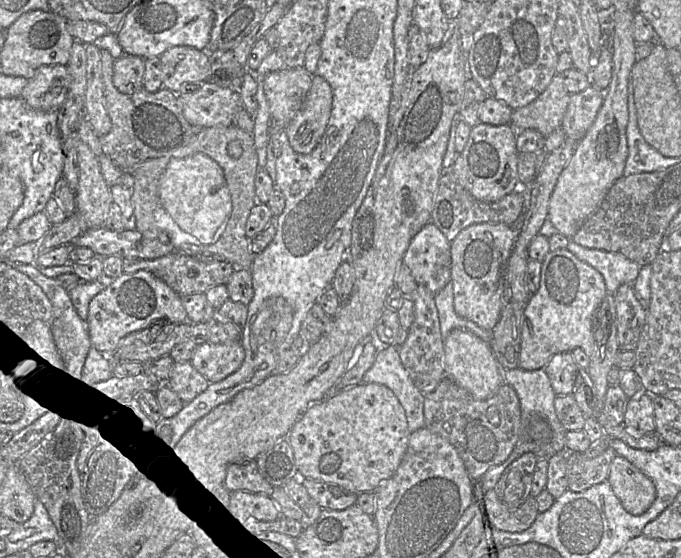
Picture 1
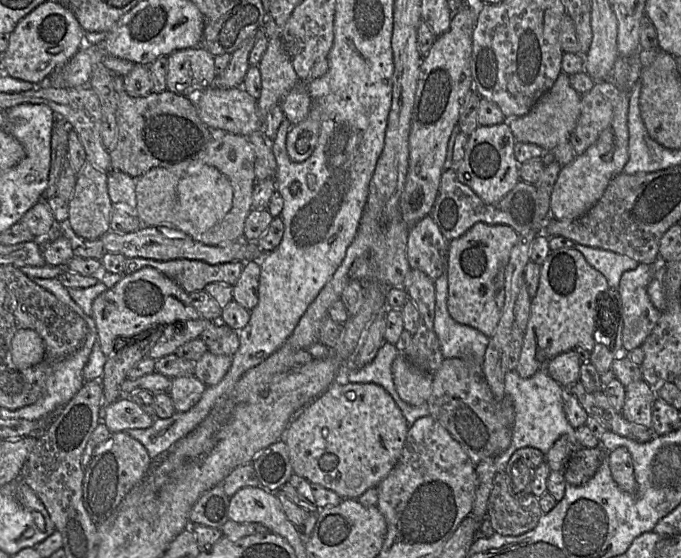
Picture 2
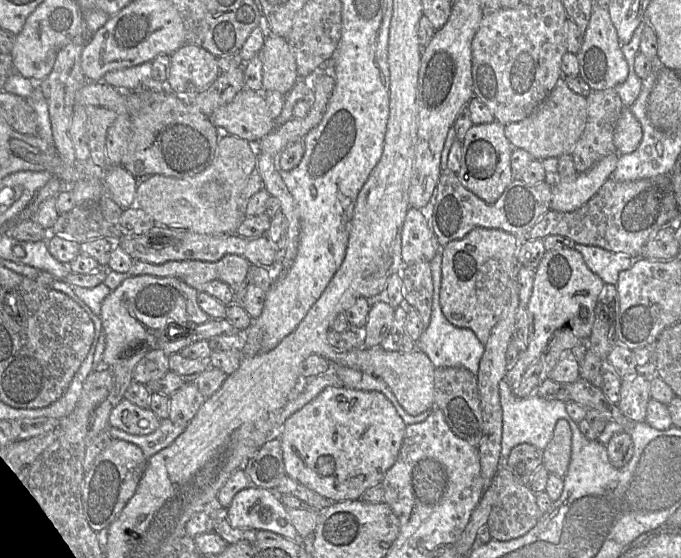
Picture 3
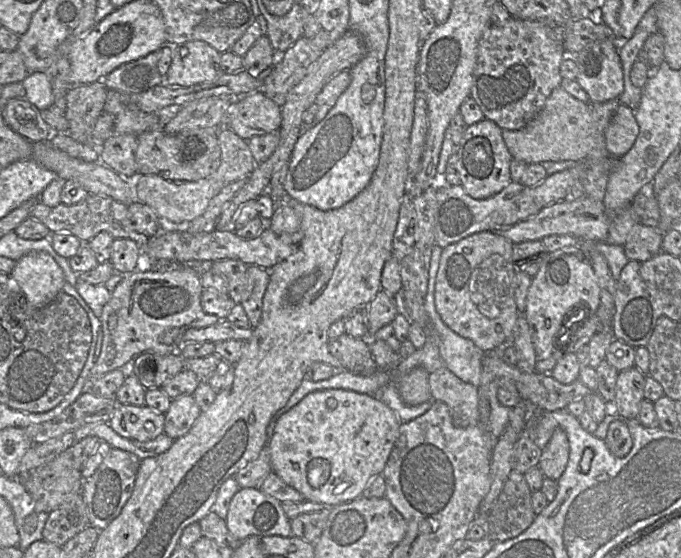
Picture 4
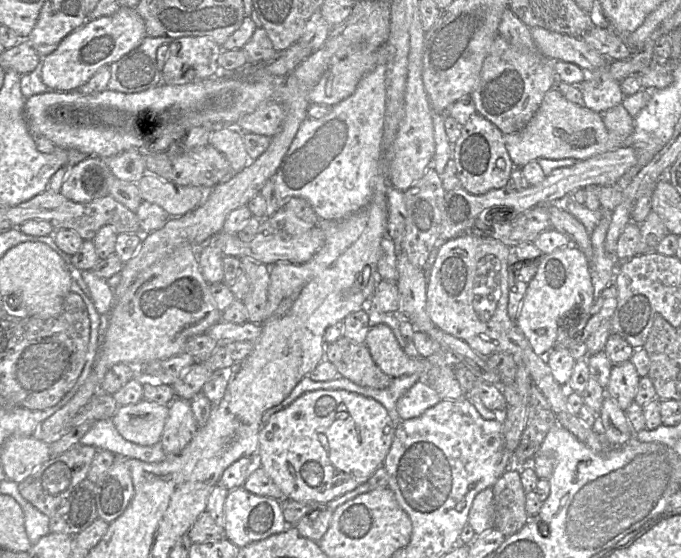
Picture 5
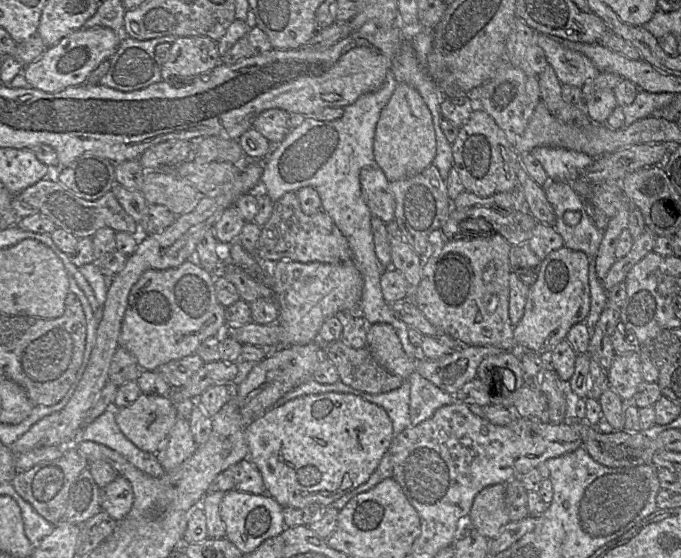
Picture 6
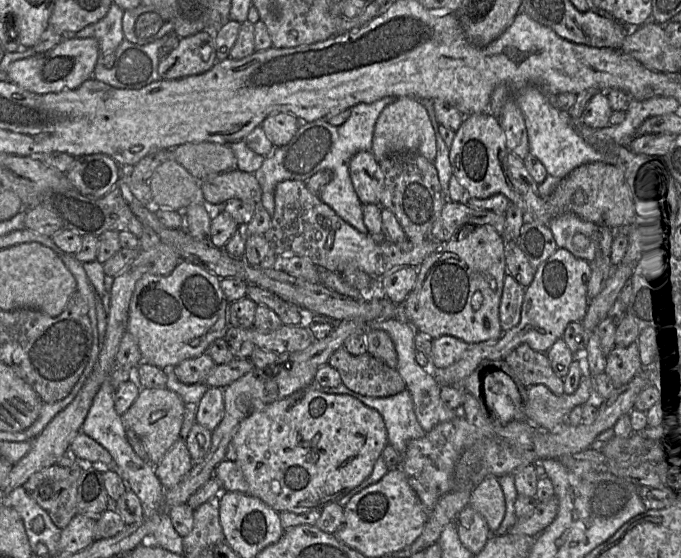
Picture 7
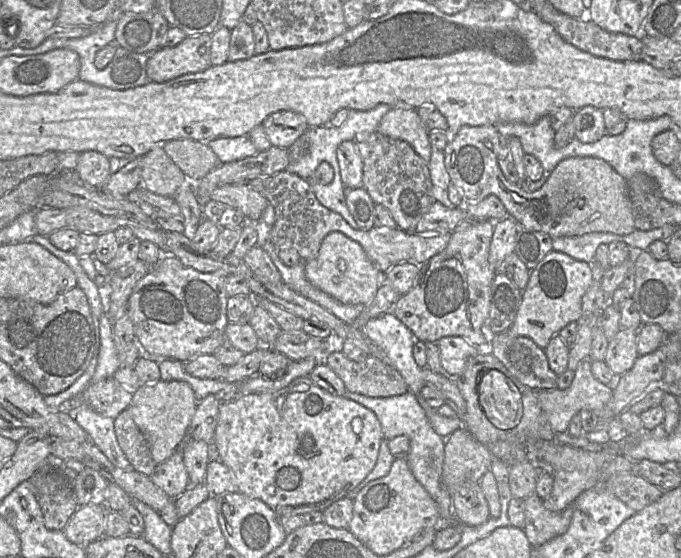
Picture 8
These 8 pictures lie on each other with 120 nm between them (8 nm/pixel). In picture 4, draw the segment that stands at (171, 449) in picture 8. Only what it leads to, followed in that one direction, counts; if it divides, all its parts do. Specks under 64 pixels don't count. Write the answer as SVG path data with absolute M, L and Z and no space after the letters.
M118 404L109 426L120 436L140 442L150 441L164 433L165 414L147 405Z

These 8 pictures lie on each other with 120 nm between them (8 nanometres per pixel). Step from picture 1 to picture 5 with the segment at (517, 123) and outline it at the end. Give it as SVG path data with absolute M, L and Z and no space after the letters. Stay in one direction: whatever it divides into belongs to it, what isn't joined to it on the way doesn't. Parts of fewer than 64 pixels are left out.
M556 87L546 92L538 110L521 131L503 137L514 167L523 167L539 158L551 160L573 158L582 161L618 148L627 142L608 131L603 113L570 102Z

